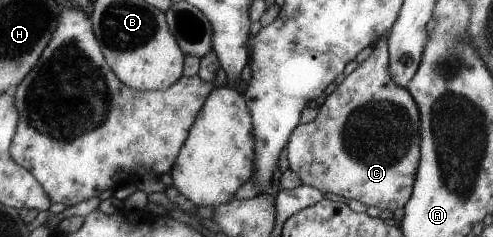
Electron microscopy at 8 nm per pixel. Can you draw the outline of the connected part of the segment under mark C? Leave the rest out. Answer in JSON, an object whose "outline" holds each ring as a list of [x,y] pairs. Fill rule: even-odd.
{"outline":[[[388,32],[382,33],[377,41],[372,45],[371,54],[363,61],[358,64],[358,66],[350,72],[340,82],[336,85],[335,90],[328,94],[321,106],[318,107],[318,113],[316,118],[308,123],[301,124],[298,123],[294,130],[289,134],[287,143],[285,144],[284,150],[287,154],[288,170],[295,172],[298,175],[302,185],[308,185],[318,189],[324,196],[329,196],[337,198],[339,200],[358,200],[362,204],[368,206],[376,206],[378,210],[396,210],[396,208],[403,208],[406,204],[408,198],[410,198],[410,193],[413,187],[414,175],[416,174],[416,169],[419,163],[419,140],[420,140],[420,115],[412,98],[412,95],[406,90],[406,87],[399,87],[394,84],[394,81],[390,78],[388,74],[387,64],[387,38]]]}

